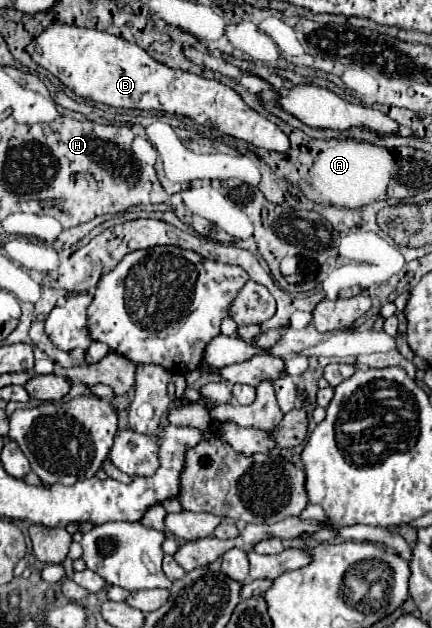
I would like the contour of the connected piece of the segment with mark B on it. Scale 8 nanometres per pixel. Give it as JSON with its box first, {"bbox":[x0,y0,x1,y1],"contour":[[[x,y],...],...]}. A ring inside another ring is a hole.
{"bbox":[26,24,290,152],"contour":[[[52,24],[30,40],[26,52],[38,66],[52,72],[64,86],[74,90],[76,96],[86,100],[102,102],[114,108],[162,110],[188,116],[196,124],[212,124],[224,134],[274,152],[288,150],[290,146],[288,136],[276,124],[250,110],[232,88],[184,70],[168,68],[156,62],[140,46],[112,34],[68,24]]]}

